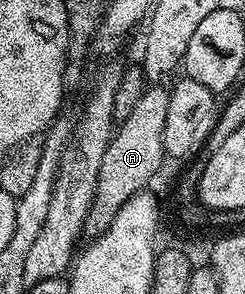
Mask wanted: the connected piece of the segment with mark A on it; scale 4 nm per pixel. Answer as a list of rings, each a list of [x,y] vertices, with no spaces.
[[[150,87],[142,94],[142,98],[132,107],[128,119],[124,119],[114,130],[108,147],[104,151],[104,159],[100,163],[100,175],[96,183],[94,198],[86,215],[84,233],[87,238],[99,237],[112,223],[116,211],[124,207],[124,203],[132,195],[143,192],[146,185],[158,173],[164,162],[164,119],[168,117],[169,92],[165,88]]]

